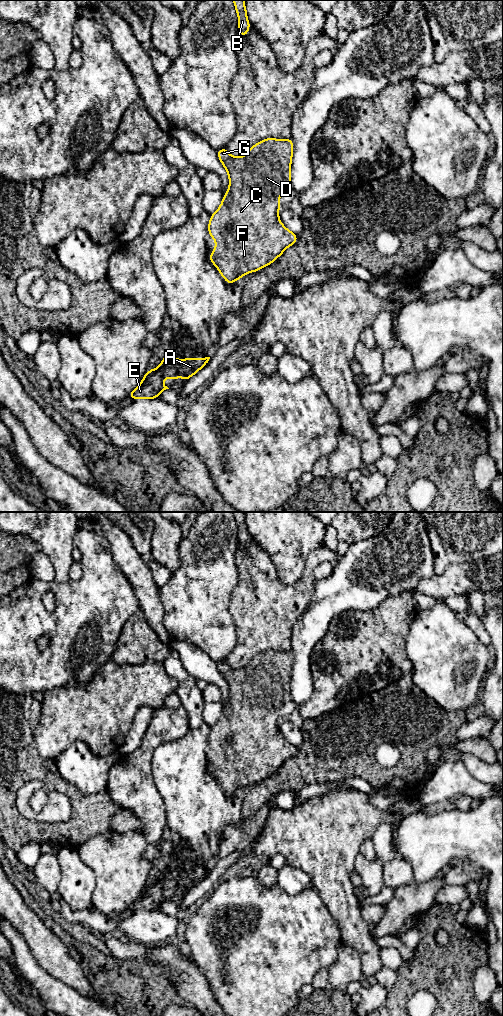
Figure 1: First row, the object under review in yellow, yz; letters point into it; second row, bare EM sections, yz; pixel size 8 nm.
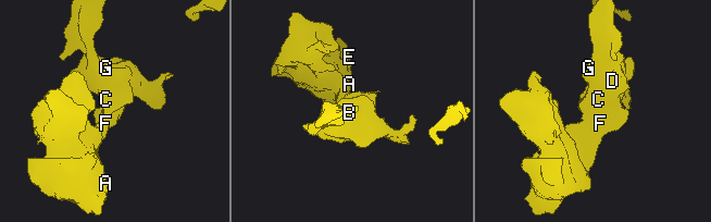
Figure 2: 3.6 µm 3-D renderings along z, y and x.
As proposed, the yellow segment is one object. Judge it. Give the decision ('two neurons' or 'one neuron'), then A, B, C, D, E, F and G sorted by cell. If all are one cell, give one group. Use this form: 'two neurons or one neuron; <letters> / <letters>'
one neuron; A B C D E F G

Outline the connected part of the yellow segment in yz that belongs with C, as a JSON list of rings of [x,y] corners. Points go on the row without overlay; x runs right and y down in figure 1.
[[[270,649],[253,657],[241,669],[232,668],[226,660],[217,663],[217,667],[227,683],[229,699],[219,720],[210,729],[208,744],[214,751],[216,759],[208,770],[225,793],[231,796],[246,786],[270,777],[283,766],[286,760],[297,754],[297,747],[288,742],[279,731],[279,711],[286,701],[291,701],[293,652]]]

